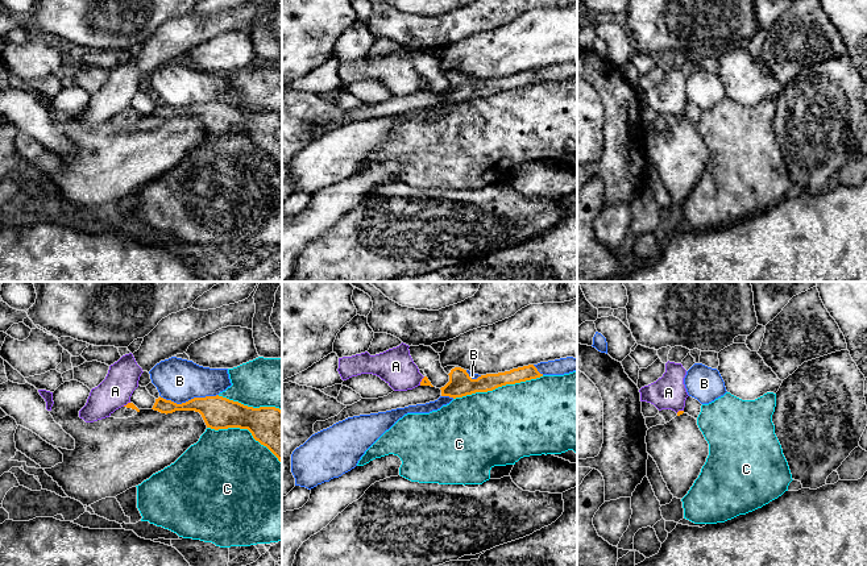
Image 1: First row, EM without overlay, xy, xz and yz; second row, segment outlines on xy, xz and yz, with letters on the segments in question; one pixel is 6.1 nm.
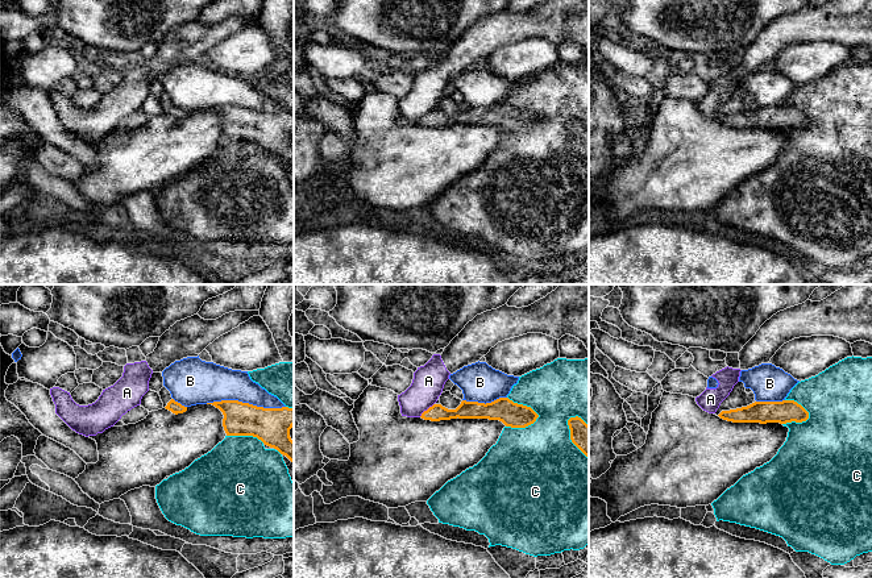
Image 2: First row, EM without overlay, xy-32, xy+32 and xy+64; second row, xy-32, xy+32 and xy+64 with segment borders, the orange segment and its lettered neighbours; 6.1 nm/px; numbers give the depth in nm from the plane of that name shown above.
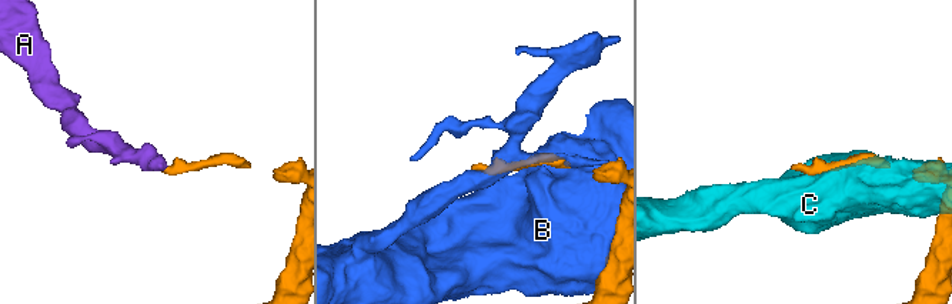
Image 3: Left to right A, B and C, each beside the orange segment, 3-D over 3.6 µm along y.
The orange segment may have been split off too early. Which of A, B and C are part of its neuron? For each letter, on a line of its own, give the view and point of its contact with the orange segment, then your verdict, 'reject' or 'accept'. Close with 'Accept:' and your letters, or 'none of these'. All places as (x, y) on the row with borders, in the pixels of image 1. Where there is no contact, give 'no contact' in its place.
A: xz (422, 381) | reject
B: xy (189, 400) | reject
C: xz (498, 386) | reject
Accept: none of these

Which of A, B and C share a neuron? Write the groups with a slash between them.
A / B / C

